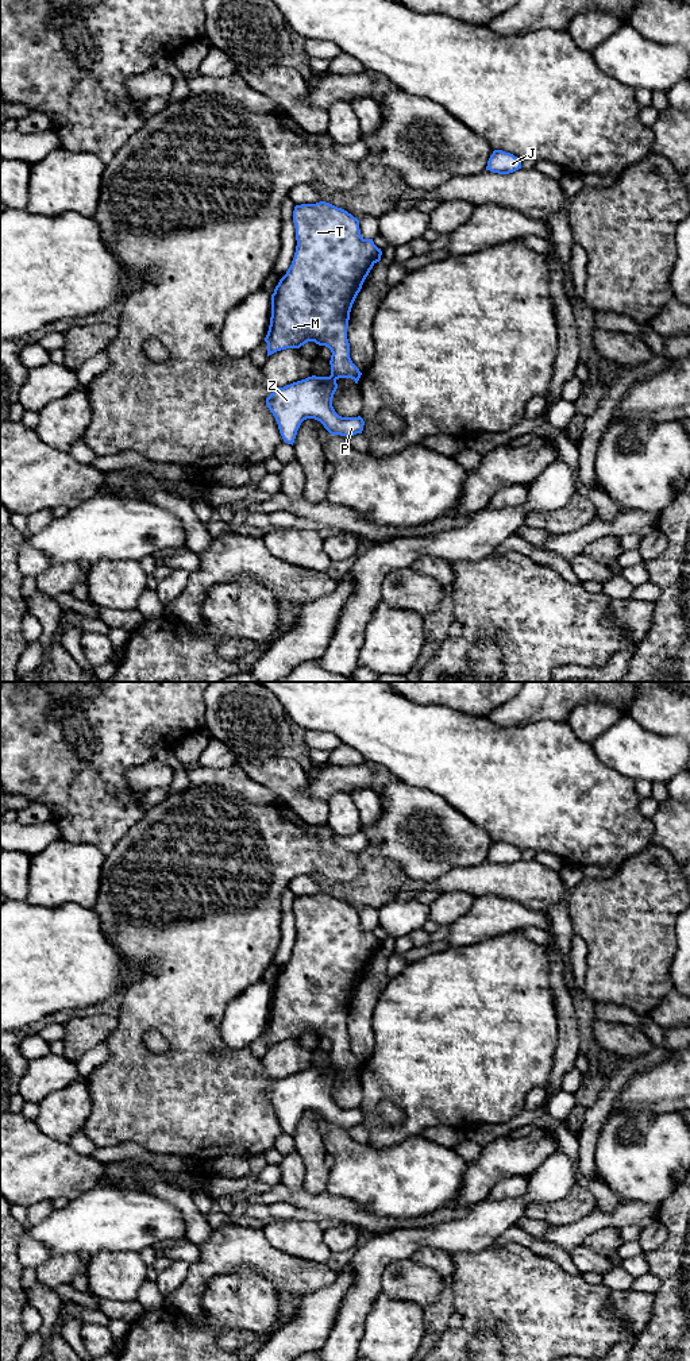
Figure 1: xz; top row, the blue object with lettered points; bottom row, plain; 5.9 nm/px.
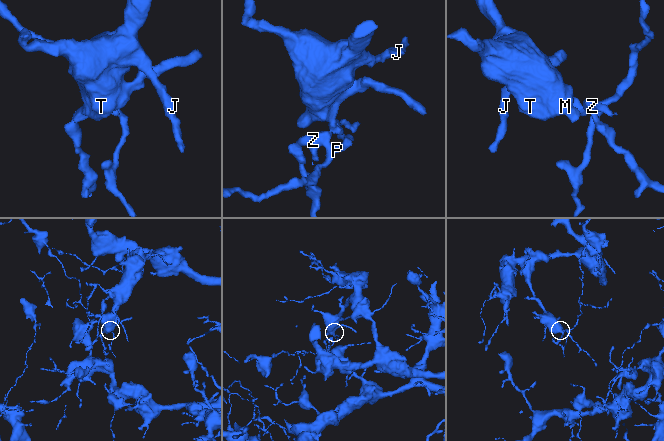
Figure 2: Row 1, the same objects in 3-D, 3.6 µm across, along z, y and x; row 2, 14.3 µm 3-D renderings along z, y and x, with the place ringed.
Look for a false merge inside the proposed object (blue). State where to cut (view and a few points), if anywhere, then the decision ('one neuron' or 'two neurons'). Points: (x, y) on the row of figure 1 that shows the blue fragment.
cut xz (331, 374), (335, 380); two neurons

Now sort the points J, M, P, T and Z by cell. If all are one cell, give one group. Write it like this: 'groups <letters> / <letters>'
groups J M T / P Z

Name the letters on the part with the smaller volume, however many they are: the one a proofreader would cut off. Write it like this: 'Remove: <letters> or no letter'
Remove: P, Z

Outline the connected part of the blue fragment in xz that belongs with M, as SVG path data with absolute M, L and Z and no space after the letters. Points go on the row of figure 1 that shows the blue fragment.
M329 203L296 205L296 252L286 274L271 294L271 317L265 342L267 356L286 348L300 348L308 342L331 350L331 375L351 378L358 383L362 373L350 358L347 328L352 304L382 251L373 239L363 239L359 220Z

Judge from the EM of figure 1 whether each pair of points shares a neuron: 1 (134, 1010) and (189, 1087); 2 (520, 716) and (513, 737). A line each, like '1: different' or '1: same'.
1: same
2: different

